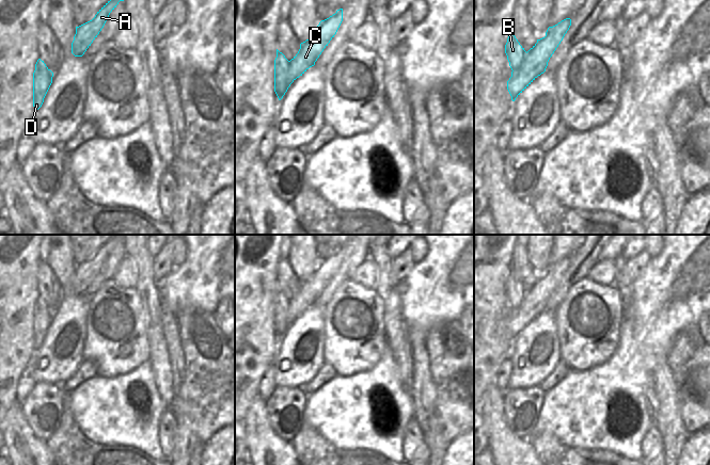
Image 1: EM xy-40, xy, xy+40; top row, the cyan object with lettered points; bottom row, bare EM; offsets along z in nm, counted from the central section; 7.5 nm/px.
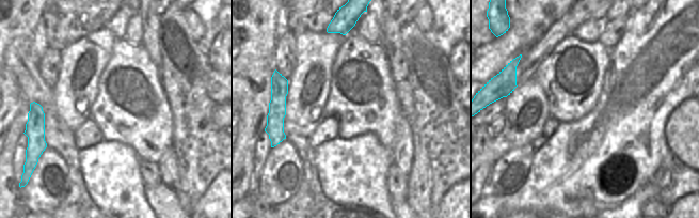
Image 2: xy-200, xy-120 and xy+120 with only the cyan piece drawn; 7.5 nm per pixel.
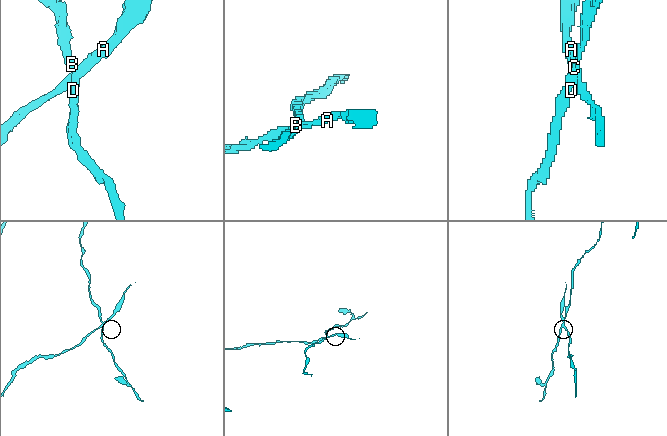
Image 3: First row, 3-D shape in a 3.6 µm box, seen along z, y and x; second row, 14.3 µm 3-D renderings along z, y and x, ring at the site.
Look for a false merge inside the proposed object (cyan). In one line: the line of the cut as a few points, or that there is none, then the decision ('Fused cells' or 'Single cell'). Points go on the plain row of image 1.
Split along xy (288, 300), (287, 317), (289, 324). Fused cells

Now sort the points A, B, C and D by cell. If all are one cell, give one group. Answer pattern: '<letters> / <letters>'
A C / B D

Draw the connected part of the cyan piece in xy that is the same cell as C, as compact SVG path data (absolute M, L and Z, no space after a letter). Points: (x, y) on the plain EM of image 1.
M340 247L329 257L321 259L315 271L300 283L298 292L289 300L287 305L289 324L315 304L324 288L336 273L342 260L343 247Z

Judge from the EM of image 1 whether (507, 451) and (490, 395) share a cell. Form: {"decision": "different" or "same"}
{"decision": "same"}

